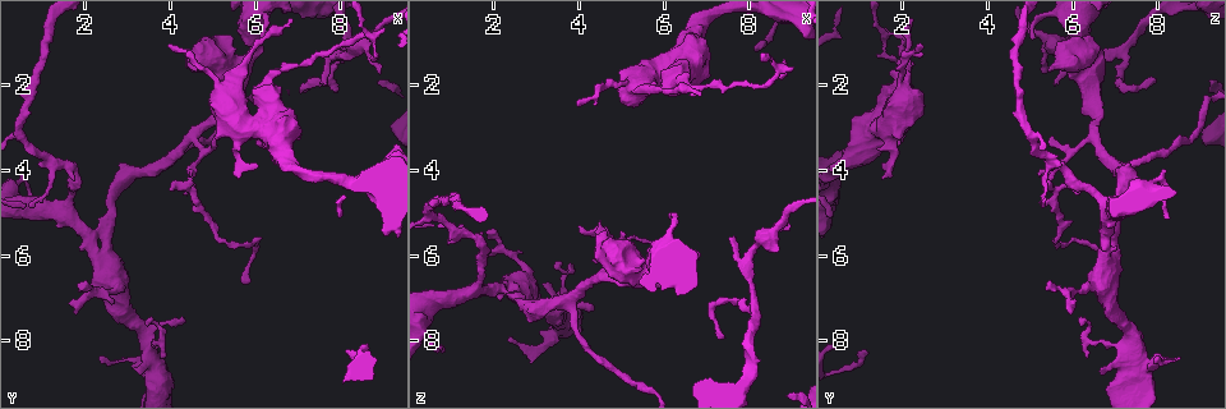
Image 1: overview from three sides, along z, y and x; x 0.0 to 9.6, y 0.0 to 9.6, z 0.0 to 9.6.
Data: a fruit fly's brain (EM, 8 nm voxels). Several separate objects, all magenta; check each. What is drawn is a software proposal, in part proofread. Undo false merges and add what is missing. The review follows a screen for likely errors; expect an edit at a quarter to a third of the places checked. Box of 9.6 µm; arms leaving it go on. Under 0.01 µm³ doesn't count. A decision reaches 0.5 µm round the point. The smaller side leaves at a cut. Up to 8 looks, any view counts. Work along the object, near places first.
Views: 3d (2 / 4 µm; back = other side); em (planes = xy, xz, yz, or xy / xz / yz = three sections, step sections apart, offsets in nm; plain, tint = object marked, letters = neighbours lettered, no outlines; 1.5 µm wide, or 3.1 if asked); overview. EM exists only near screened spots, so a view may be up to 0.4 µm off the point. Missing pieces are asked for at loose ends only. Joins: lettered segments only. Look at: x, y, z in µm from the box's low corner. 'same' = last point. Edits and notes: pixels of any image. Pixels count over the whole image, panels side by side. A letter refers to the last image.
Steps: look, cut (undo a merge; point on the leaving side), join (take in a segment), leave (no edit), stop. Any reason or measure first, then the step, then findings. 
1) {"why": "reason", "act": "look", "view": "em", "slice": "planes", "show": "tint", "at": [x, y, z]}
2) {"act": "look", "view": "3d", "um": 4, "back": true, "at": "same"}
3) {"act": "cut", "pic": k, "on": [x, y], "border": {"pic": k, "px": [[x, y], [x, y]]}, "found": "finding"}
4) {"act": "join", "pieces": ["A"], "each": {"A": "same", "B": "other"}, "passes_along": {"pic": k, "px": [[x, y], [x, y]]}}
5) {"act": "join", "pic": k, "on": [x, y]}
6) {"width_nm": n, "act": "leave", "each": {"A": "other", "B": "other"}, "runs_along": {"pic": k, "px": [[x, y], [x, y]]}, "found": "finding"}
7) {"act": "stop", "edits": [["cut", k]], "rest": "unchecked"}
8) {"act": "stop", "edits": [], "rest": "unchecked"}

{"why": "branch stops here", "act": "look", "view": "em", "slice": "xz", "step": 8, "show": "letters", "at": [3.45, 7.60, 6.15]}

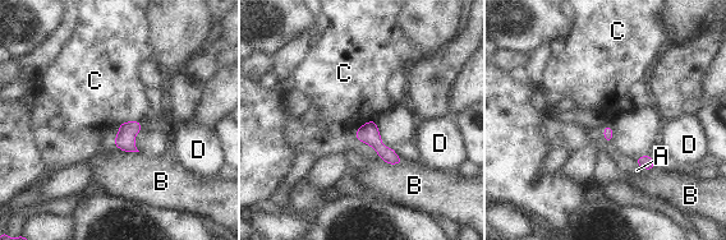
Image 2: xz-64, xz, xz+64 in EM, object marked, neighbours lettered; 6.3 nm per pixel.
{"longest_contact_nm": ["B", 170], "act": "leave", "each": {"A": "other", "B": "other", "C": "other", "D": "other"}, "found": "none of them fits"}

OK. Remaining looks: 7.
{"why": "tapers out", "act": "look", "view": "em", "slice": "planes", "show": "letters", "at": [7.65, 1.95, 5.55]}

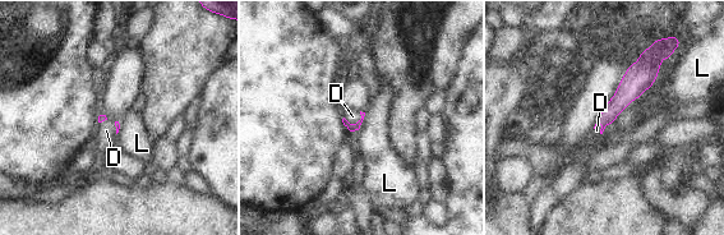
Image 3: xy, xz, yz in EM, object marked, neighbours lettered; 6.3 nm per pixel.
{"longest_contact_nm": ["L", 480], "act": "join", "pic": 3, "on": [353, 116], "each": {"D": "same", "L": "other"}, "found": "the cell continues"}

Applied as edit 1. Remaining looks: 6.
{"act": "look", "view": "em", "slice": "planes", "show": "tint", "at": [7.75, 1.20, 2.00]}

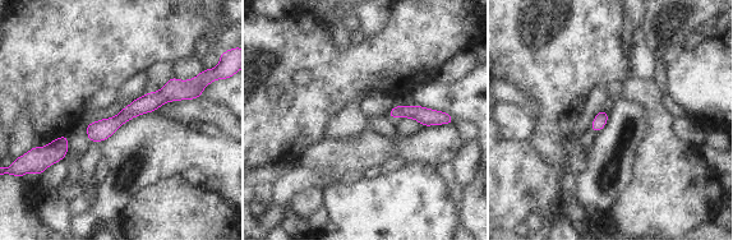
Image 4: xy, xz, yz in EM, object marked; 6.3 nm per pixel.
{"why": "see the neighbours", "act": "look", "view": "em", "slice": "planes", "show": "letters", "at": "same"}

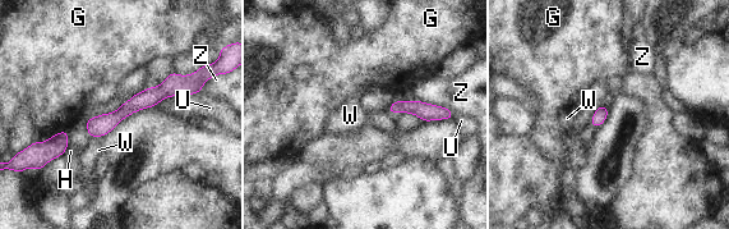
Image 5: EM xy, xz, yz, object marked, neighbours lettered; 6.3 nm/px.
{"longest_contact_nm": ["Z", 260], "act": "leave", "each": {"G": "other", "H": "other", "U": "other", "W": "other", "Z": "other"}, "found": "all the same cell"}

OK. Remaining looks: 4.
{"act": "stop", "edits": [["join", 3]], "rest": "unchecked"}

